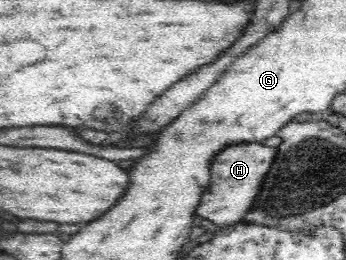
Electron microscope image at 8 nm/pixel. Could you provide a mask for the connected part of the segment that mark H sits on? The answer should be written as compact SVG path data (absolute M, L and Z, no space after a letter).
M260 143L234 144L220 151L216 159L212 159L210 173L212 181L204 189L204 197L196 209L196 215L208 219L216 225L232 225L242 219L244 213L250 211L252 203L257 200L264 177L272 167L276 157L276 148Z

